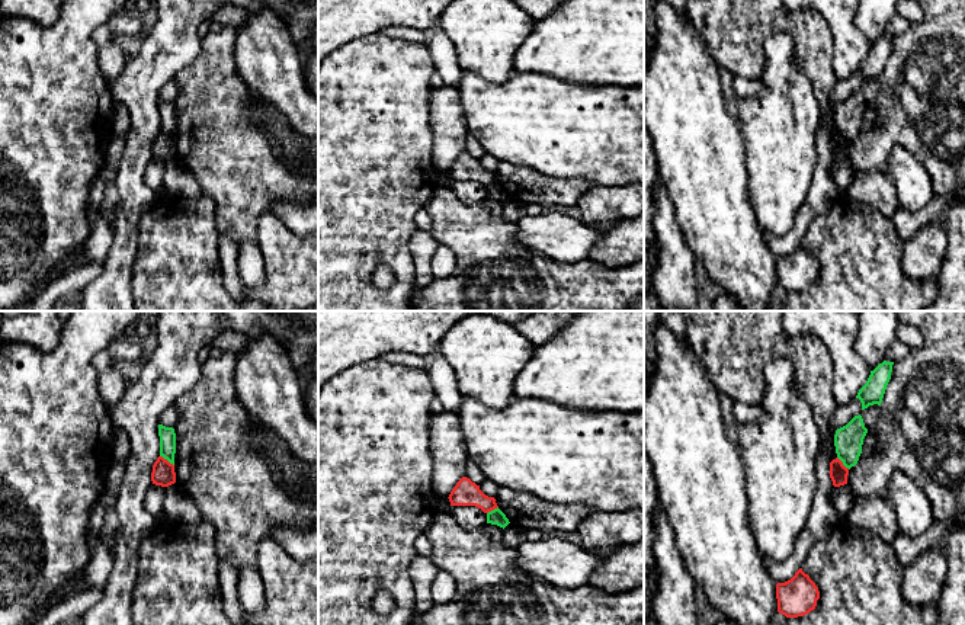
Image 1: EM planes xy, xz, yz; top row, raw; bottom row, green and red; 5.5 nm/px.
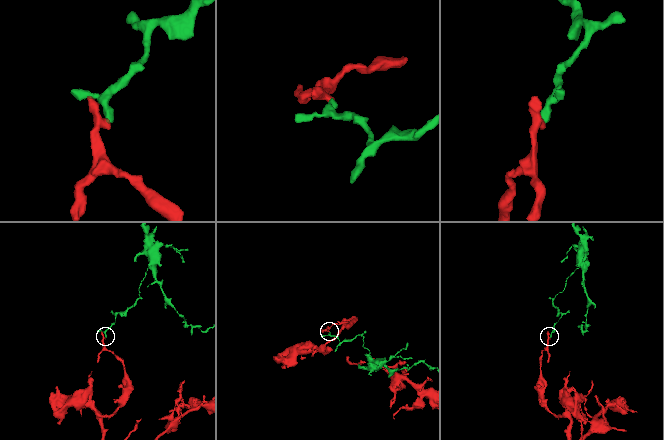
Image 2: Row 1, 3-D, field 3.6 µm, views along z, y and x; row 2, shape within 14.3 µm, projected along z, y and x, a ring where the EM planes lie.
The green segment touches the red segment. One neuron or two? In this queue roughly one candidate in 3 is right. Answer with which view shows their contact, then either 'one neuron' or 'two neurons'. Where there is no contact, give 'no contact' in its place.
contact in xy; two neurons

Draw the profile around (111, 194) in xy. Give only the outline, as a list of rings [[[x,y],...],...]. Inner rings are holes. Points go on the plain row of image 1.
[[[110,183],[105,188],[105,198],[100,206],[100,211],[110,228],[113,225],[113,212],[115,212],[116,201],[118,201],[118,190],[115,183]]]

